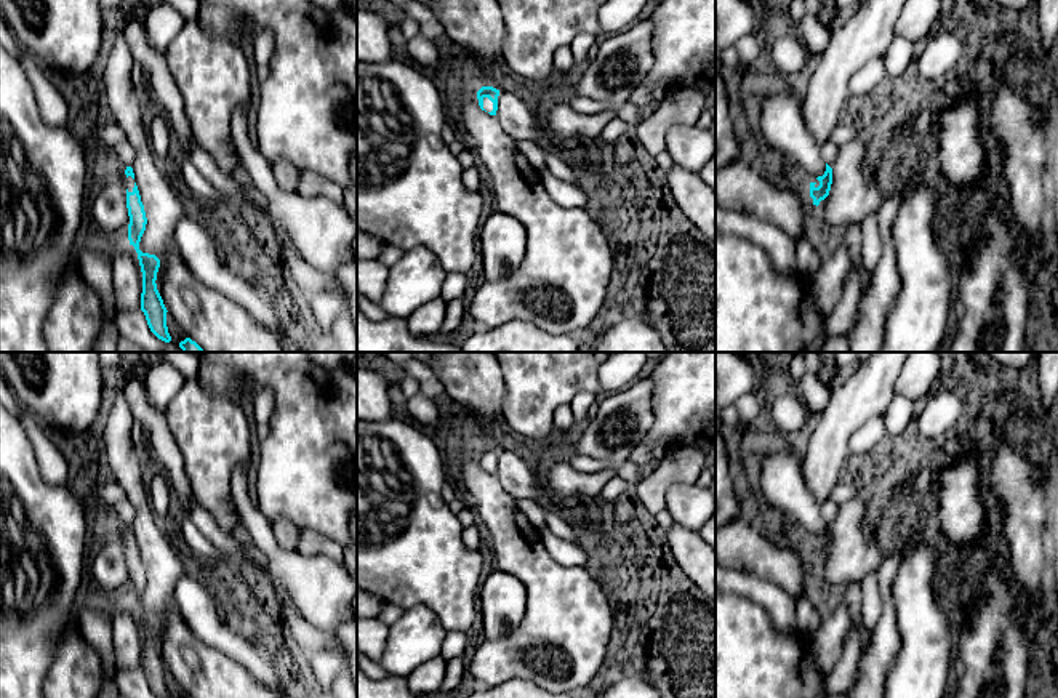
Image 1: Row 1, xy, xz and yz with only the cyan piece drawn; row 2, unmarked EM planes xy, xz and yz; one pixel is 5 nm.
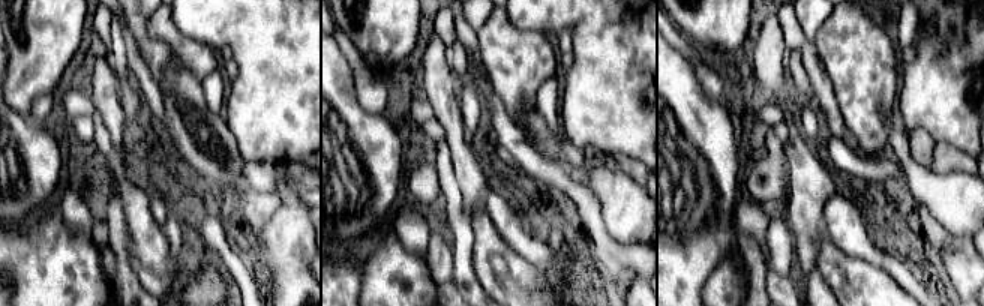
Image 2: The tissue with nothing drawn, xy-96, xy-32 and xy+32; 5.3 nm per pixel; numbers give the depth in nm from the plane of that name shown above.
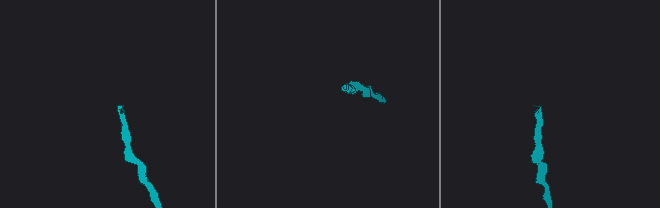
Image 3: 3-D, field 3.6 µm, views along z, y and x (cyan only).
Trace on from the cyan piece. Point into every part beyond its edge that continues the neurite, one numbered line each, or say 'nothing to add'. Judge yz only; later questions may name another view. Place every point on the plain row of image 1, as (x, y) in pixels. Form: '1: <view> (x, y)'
1: yz (780, 492)

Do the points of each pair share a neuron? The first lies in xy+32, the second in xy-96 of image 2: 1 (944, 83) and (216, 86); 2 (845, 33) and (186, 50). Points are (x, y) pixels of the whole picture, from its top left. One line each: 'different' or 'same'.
1: different
2: same

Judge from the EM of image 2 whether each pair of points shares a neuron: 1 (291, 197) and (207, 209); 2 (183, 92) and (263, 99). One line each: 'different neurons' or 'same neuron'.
1: different neurons
2: different neurons

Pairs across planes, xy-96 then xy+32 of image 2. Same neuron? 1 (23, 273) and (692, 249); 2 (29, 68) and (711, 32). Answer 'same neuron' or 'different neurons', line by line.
1: different neurons
2: same neuron

